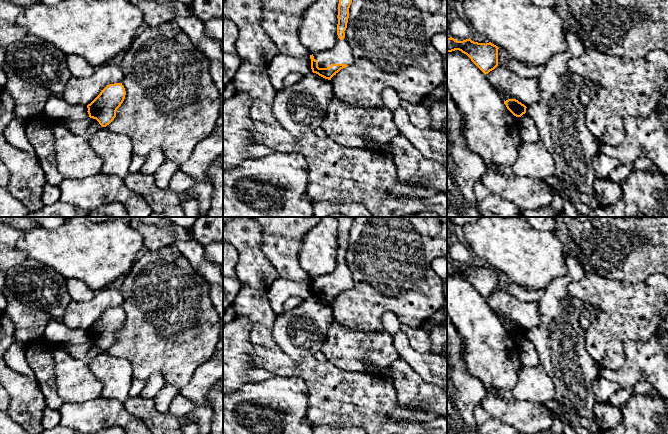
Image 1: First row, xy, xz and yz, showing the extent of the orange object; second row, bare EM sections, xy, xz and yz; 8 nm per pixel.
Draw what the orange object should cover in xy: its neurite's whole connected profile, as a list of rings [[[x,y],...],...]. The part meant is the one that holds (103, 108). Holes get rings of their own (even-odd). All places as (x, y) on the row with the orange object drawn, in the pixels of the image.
[[[122,83],[107,85],[87,105],[90,118],[96,119],[102,127],[109,125],[116,117],[116,111],[124,101],[126,91]]]

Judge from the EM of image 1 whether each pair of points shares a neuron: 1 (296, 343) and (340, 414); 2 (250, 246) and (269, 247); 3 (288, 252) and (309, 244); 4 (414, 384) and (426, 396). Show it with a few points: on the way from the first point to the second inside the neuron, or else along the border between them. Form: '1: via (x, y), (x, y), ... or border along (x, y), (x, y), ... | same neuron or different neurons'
1: border along (283, 350), (297, 361), (312, 355) | different neurons
2: border along (261, 227), (261, 250), (274, 267) | different neurons
3: border along (314, 227), (301, 243), (299, 265), (303, 270) | different neurons
4: via (417, 387), (423, 393) | same neuron

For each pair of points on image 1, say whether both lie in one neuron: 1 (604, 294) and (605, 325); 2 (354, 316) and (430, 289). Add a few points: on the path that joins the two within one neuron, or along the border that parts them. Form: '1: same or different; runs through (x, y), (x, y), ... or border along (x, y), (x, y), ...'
1: same; runs through (607, 302), (607, 317)
2: same; runs through (373, 300), (397, 300), (403, 294), (411, 291)

